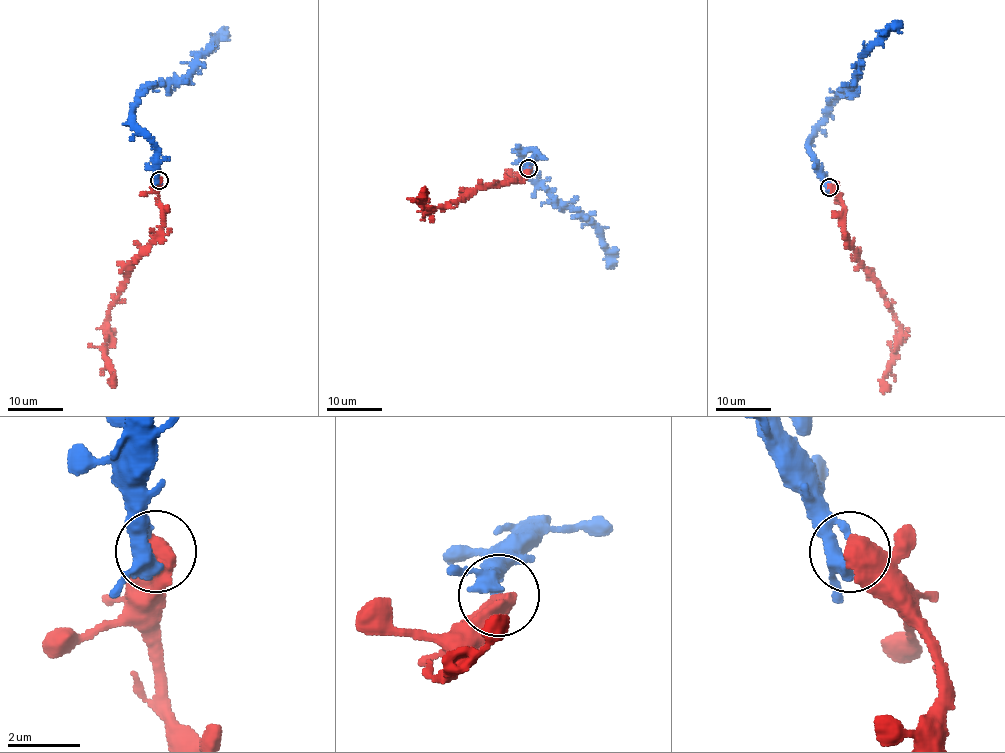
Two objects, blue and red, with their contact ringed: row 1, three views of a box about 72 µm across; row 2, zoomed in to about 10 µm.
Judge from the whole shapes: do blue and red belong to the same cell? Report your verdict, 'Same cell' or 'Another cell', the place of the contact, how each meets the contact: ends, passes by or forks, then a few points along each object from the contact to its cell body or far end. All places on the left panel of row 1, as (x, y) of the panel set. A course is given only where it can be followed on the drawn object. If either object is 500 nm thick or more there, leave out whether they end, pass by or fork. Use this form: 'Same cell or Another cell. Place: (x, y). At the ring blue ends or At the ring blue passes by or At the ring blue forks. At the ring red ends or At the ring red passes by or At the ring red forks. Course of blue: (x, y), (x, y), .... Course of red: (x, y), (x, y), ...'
Same cell. Place: (159, 180). Course of blue: (159, 181), (155, 145), (133, 119), (137, 94), (189, 72), (222, 28). Course of red: (159, 180), (162, 227), (137, 257), (107, 322), (110, 341), (107, 356), (113, 378), (110, 383), (108, 380)

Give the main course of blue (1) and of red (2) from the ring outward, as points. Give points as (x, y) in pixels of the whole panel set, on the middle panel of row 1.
1: (528, 167), (537, 155), (532, 149), (524, 151), (522, 156), (528, 173), (555, 199), (596, 227), (610, 268)
2: (529, 169), (522, 179), (482, 186), (464, 198), (429, 212), (422, 203), (426, 192), (417, 198)

